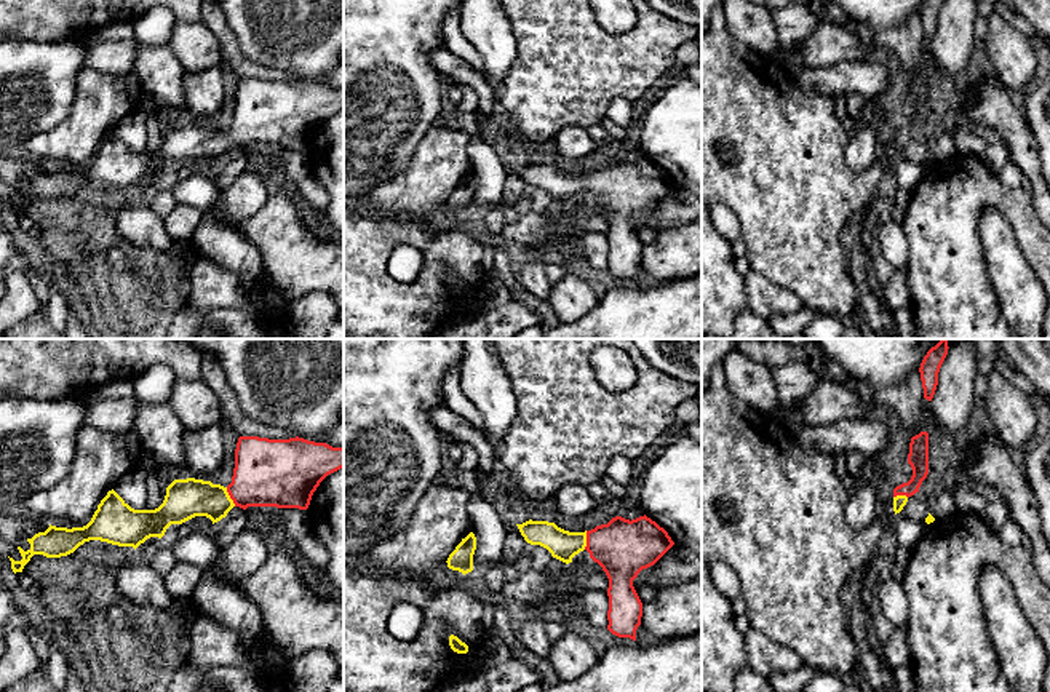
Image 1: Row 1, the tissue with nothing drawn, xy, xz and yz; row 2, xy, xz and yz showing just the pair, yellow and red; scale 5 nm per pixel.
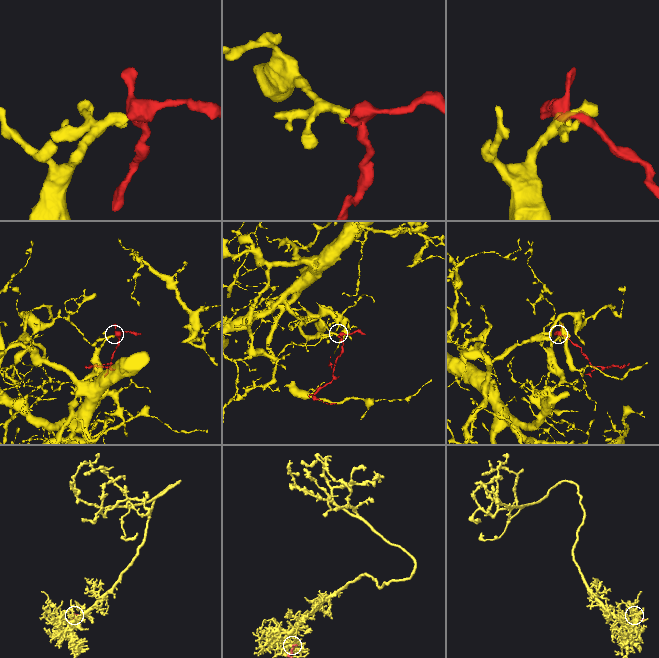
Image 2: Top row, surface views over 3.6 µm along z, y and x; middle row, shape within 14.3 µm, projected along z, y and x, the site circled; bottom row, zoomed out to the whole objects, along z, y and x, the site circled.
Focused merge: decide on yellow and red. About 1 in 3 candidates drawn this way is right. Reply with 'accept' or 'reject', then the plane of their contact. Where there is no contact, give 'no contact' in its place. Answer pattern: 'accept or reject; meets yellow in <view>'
accept; meets yellow in xy

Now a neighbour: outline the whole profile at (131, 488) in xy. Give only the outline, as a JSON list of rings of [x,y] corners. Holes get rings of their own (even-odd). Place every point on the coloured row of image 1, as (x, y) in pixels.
[[[136,467],[126,473],[113,487],[113,491],[134,510],[144,510],[147,502],[147,471]]]

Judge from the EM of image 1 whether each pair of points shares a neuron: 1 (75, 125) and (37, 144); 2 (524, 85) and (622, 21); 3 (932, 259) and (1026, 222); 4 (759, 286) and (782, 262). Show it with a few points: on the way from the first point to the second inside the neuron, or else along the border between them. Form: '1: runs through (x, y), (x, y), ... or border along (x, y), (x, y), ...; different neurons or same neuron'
1: runs through (66, 135), (56, 144), (47, 144); same neuron
2: border along (593, 16), (611, 32), (627, 32), (638, 21); different neurons
3: runs through (950, 234), (983, 200), (1001, 200); same neuron
4: border along (753, 269), (791, 290), (799, 298); different neurons

